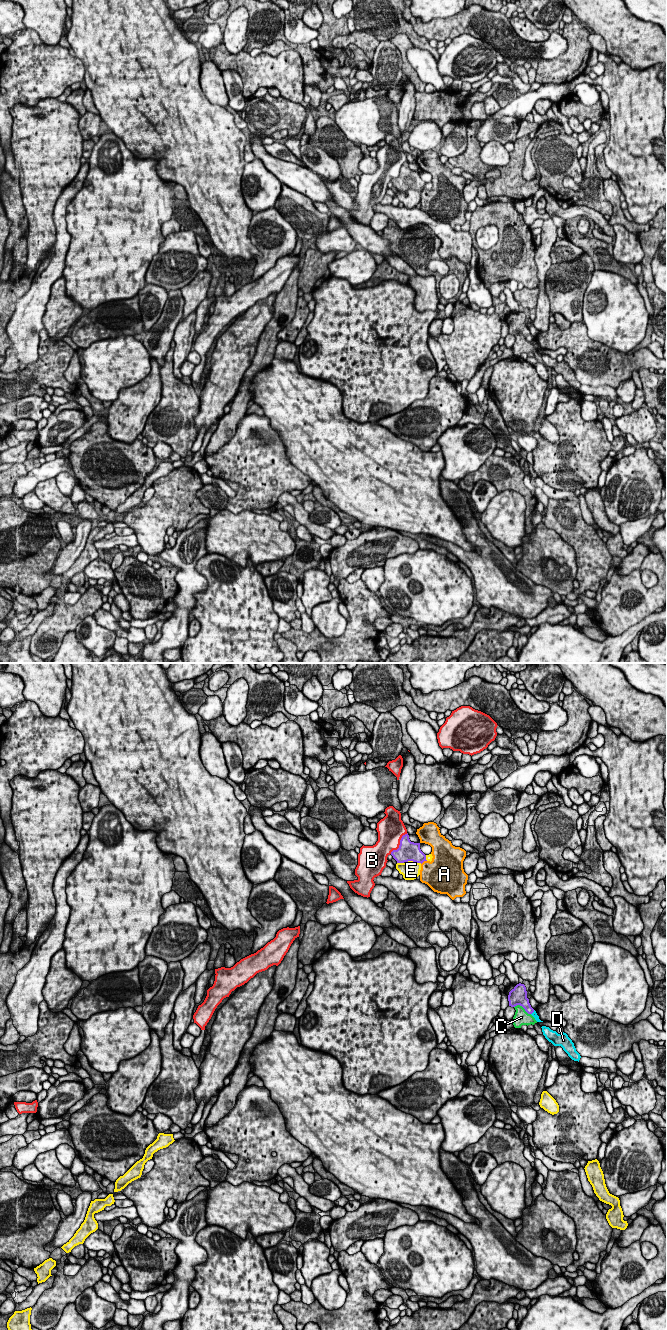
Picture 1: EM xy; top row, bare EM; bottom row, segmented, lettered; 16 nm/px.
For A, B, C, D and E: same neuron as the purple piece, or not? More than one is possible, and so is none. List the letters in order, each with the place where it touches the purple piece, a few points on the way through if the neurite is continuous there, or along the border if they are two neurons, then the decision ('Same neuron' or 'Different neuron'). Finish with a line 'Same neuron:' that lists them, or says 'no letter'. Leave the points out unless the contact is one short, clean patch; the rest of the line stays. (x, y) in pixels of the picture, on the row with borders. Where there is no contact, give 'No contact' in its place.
A: Touches purple at xy (423, 861). Different neuron
B: Touches purple at xy (400, 843). Different neuron
C: Touches purple at xy (522, 1006). Boundary: xy (514, 1006), (520, 1005), (530, 1014). Different neuron
D: Touches purple at xy (533, 1011). Boundary: xy (534, 1010), (531, 1014). Different neuron
E: Touches purple at xy (414, 861). Different neuron
Same neuron: no letter

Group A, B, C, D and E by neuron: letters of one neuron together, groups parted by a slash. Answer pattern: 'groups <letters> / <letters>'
groups A / B / C / D / E

